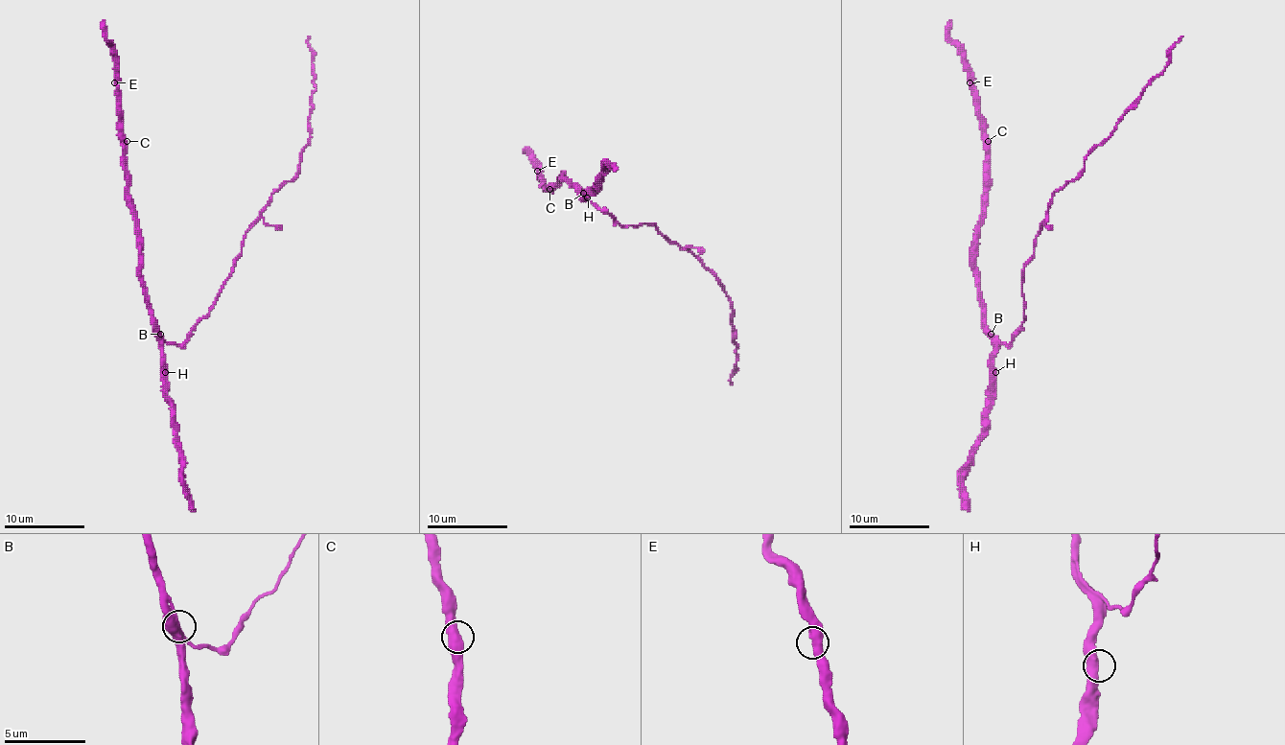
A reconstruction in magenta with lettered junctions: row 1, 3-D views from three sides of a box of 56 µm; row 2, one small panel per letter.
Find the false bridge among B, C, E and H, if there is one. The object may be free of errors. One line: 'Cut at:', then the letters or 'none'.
Cut at: none

